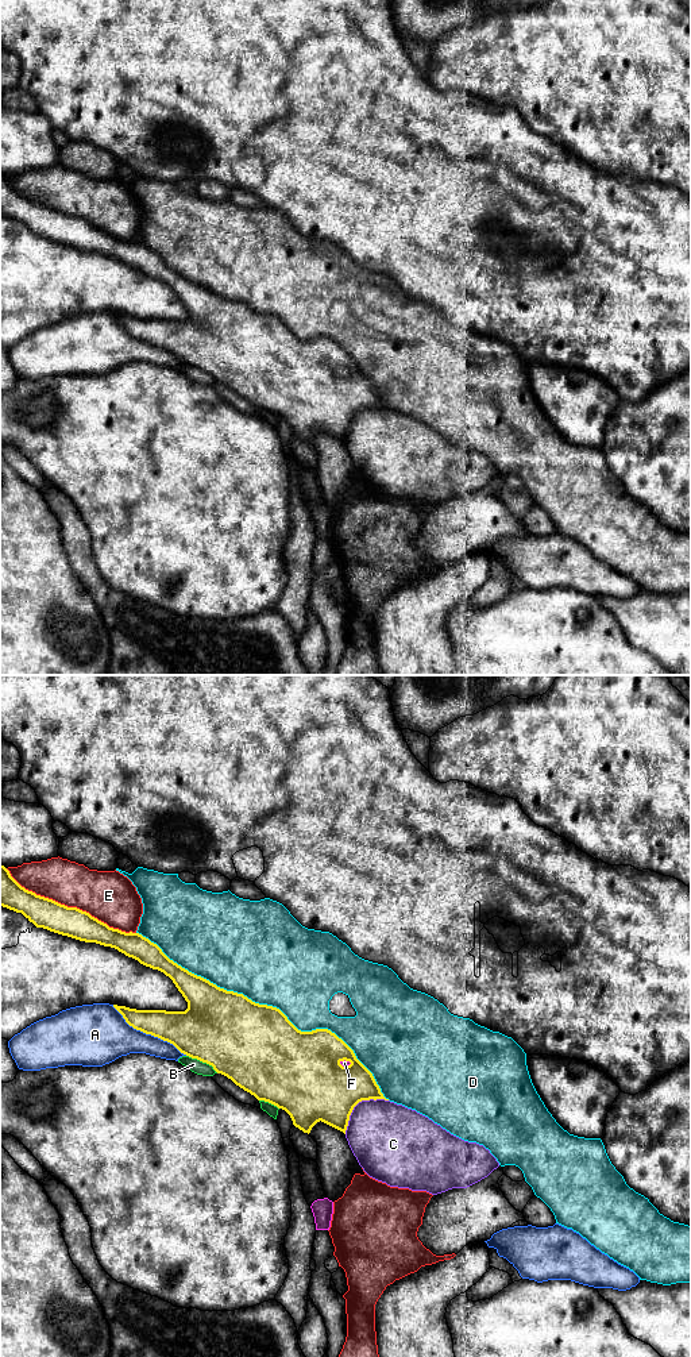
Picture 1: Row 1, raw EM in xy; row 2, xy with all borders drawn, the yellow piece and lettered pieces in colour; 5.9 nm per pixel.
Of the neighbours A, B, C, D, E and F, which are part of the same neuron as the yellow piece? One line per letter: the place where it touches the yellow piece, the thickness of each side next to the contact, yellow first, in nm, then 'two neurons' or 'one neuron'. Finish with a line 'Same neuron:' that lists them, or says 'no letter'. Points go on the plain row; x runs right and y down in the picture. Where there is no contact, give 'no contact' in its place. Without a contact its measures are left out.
A: xy (149, 342) | 260/280 nm | two neurons
B: xy (203, 370) | 460/80 nm | two neurons
C: xy (358, 411) | 380/400 nm | two neurons
D: xy (270, 315) | 500/500 nm | two neurons
E: xy (70, 216) | 180/300 nm | two neurons
F: xy (346, 369) | 420/40 nm | one neuron
Same neuron: F

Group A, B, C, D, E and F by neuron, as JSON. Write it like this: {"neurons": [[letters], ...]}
{"neurons": [["A"], ["B"], ["C"], ["D"], ["E"], ["F"]]}

